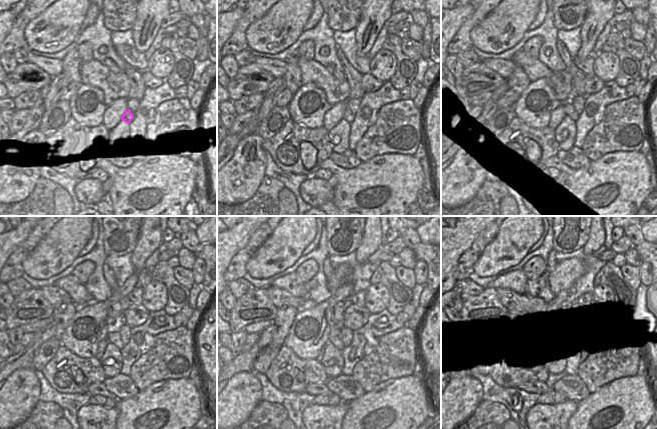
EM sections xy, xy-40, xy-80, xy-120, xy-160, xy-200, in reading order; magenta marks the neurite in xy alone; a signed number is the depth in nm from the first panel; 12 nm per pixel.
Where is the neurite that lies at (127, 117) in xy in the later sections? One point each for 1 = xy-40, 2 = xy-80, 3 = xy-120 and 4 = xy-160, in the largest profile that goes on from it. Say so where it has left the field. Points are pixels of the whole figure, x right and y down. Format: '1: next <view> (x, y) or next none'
1: next xy-40 (348, 115)
2: next xy-80 (569, 109)
3: next xy-120 (113, 337)
4: next xy-160 (335, 337)

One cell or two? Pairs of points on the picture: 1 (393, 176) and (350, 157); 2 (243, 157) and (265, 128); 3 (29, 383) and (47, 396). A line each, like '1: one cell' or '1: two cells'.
1: two cells
2: two cells
3: two cells

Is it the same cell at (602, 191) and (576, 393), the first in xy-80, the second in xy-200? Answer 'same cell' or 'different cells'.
different cells

